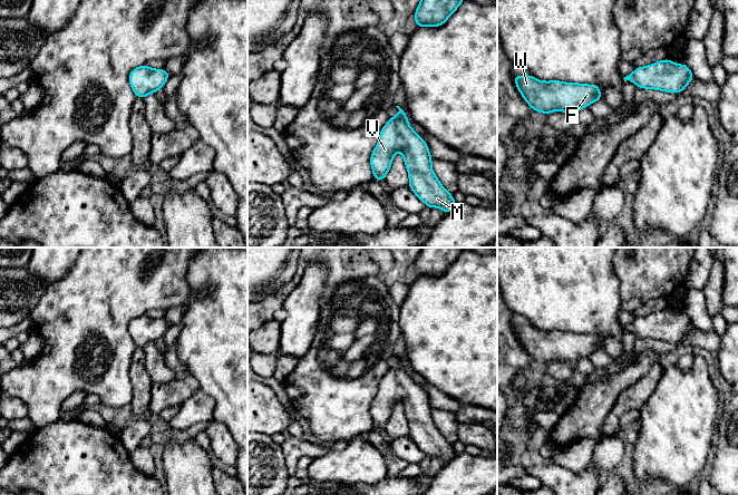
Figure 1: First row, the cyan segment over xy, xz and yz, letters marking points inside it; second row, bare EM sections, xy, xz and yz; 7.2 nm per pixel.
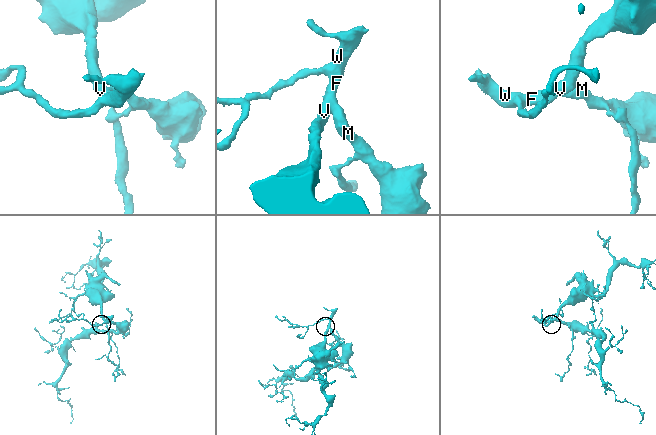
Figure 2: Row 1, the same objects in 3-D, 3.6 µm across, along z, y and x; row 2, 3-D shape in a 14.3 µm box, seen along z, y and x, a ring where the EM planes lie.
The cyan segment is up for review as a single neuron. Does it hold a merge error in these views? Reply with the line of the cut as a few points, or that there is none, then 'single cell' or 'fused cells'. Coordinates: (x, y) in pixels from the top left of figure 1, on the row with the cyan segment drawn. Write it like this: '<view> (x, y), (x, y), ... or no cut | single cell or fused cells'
no cut | single cell

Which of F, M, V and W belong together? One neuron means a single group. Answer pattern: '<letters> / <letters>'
F M V W

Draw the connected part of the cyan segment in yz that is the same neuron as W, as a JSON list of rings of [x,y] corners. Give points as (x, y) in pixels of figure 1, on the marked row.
[[[514,75],[515,84],[533,110],[550,114],[552,111],[576,113],[590,104],[601,100],[600,87],[559,80],[541,81],[531,75]]]

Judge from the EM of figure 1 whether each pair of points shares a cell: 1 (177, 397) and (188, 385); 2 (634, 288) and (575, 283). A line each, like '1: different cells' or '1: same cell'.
1: same cell
2: different cells

